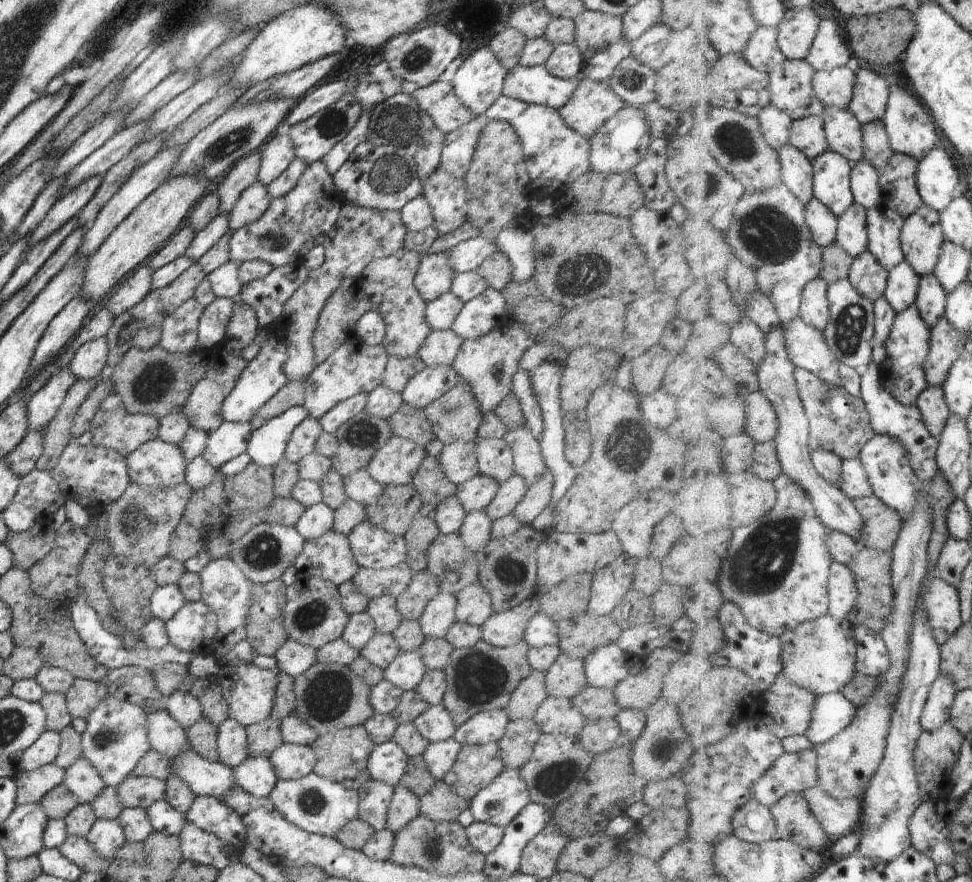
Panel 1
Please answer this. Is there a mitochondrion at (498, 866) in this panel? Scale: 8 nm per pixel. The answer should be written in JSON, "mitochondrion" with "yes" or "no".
{"mitochondrion":"no"}

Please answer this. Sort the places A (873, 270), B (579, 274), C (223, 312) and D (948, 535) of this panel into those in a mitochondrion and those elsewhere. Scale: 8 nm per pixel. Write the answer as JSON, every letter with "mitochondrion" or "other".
{"A":"other","B":"mitochondrion","C":"other","D":"other"}

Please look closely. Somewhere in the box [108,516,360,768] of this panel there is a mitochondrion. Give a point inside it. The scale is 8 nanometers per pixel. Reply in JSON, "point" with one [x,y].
{"point":[328,694]}

